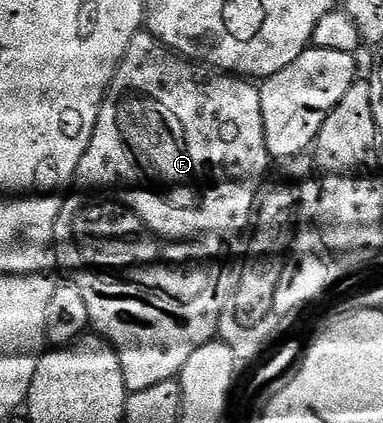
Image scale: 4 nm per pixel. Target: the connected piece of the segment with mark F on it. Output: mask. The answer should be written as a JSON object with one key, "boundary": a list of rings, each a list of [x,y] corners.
{"boundary":[[[148,31],[134,35],[105,93],[95,131],[91,135],[91,143],[83,159],[79,159],[75,188],[62,200],[59,219],[53,232],[56,268],[62,269],[69,276],[66,278],[75,287],[79,287],[80,293],[83,294],[92,332],[96,336],[104,337],[119,355],[119,363],[123,367],[123,383],[129,393],[147,391],[147,387],[155,387],[155,383],[174,380],[180,374],[183,363],[191,359],[191,354],[199,351],[203,343],[218,336],[221,312],[233,289],[233,274],[239,261],[243,234],[248,230],[250,220],[254,216],[255,202],[262,188],[261,180],[264,179],[265,168],[269,164],[271,158],[263,135],[261,90],[252,80],[214,71],[204,64],[183,57],[166,47],[158,37]]]}

